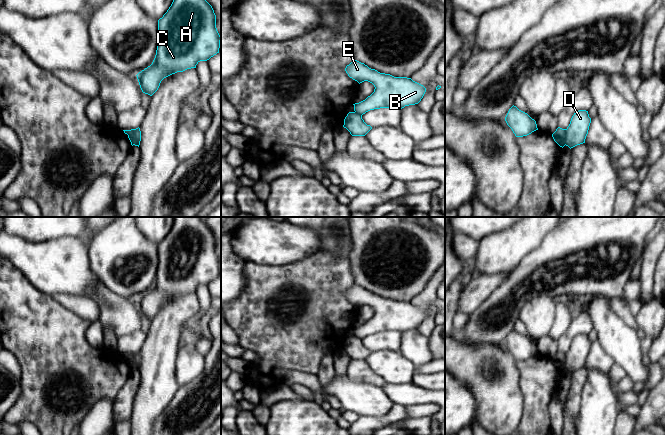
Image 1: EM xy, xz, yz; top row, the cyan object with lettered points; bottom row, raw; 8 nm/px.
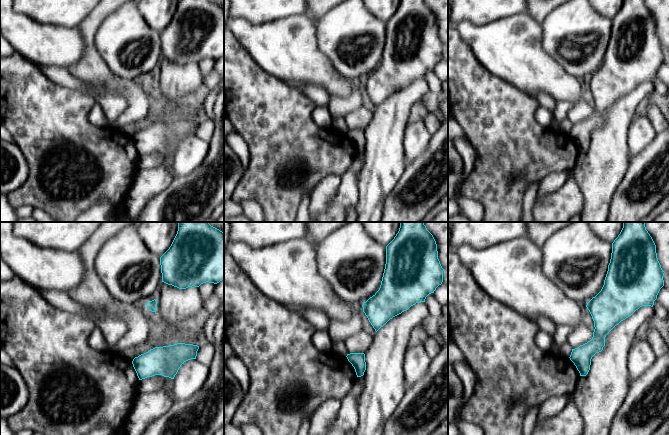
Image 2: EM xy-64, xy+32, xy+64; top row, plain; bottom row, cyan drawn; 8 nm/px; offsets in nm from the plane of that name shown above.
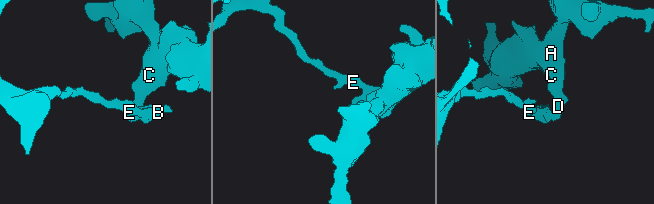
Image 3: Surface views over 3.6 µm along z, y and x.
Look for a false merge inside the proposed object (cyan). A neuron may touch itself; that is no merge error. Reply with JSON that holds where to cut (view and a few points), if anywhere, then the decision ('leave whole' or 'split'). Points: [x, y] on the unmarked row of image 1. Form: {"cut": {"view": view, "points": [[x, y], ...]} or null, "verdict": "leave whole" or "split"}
{"cut": {"view": "xy", "points": [[134, 353], [134, 366], [132, 369]]}, "verdict": "split"}

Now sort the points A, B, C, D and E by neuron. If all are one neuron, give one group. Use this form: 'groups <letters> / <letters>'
groups A C D / B E

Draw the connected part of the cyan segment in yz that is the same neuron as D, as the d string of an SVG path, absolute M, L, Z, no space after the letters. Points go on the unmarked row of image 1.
M579 334L571 342L569 350L565 353L565 367L570 373L585 367L591 342L588 335Z

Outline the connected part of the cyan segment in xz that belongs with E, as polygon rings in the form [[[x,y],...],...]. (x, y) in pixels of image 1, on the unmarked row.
[[[355,283],[346,290],[346,297],[359,308],[368,305],[375,311],[374,316],[365,324],[355,327],[354,335],[361,340],[380,332],[404,332],[418,328],[426,312],[407,301],[394,301],[369,292]]]

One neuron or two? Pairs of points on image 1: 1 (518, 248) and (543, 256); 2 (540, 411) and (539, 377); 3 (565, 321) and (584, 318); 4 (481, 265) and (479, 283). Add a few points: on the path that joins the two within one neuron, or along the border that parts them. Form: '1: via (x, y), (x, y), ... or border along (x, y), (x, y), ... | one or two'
1: border along (546, 235), (544, 240), (513, 268) | two
2: via (539, 403), (539, 385) | one
3: border along (572, 319), (567, 330), (558, 339) | two
4: border along (503, 273), (475, 274) | two

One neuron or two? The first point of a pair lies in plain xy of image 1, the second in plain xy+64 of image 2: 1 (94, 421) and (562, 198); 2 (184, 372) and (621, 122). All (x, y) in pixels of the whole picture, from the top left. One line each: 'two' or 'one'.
1: two
2: two

